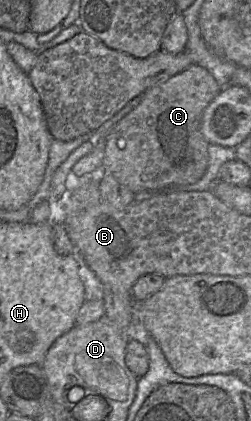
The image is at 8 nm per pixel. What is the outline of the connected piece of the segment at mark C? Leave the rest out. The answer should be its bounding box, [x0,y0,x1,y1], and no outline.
[104,64,221,193]

